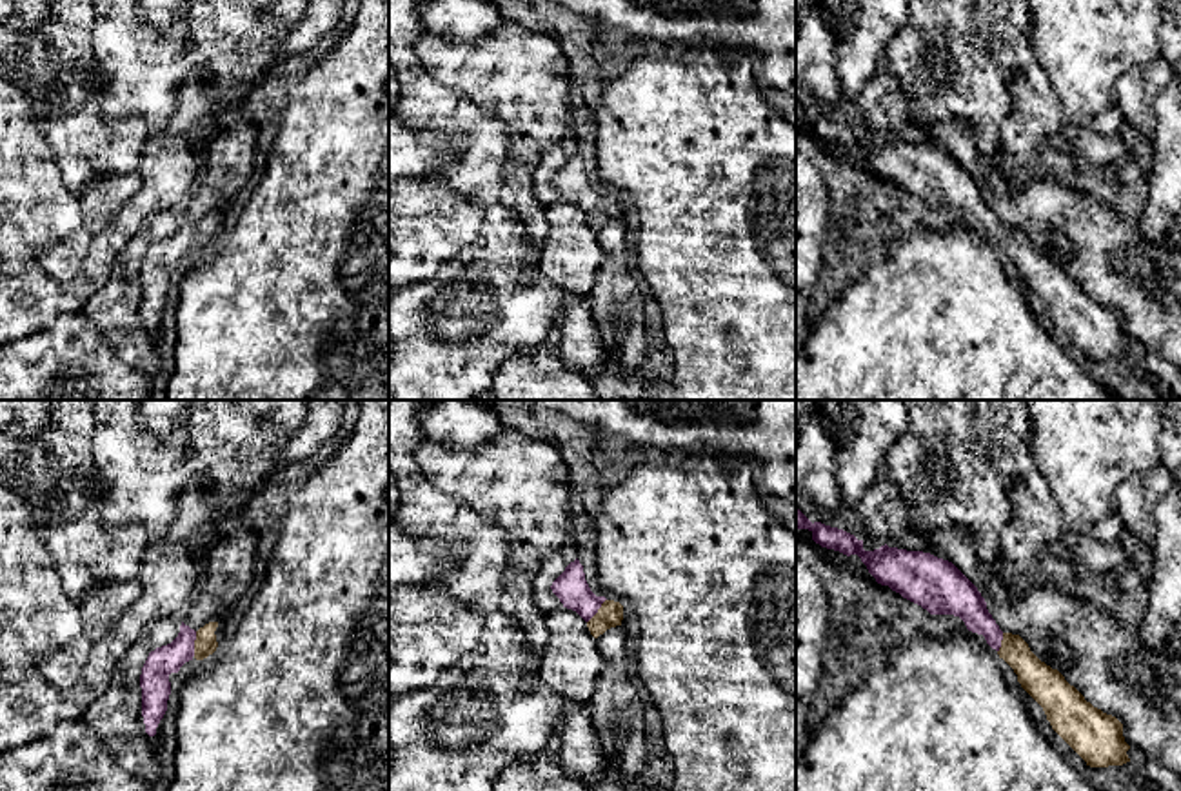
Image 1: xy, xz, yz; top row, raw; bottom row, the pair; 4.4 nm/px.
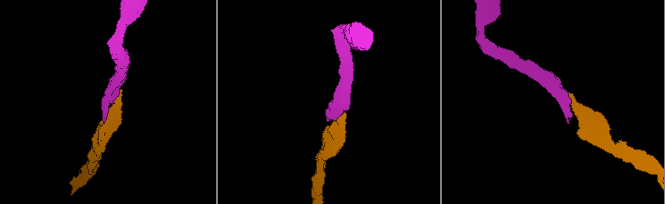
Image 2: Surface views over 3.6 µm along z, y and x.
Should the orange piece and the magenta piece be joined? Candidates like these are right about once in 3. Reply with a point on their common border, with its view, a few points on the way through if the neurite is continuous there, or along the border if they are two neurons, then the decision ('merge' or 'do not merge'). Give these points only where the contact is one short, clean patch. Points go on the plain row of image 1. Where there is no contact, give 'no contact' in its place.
xy (195, 237) | across xy (206, 237), (195, 237), (155, 277) | merge

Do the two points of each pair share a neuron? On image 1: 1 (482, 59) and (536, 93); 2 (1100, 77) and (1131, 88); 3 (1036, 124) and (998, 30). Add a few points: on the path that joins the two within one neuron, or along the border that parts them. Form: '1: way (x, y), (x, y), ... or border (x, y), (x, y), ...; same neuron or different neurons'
1: way (495, 62), (524, 82); same neuron
2: border (1151, 60), (1116, 80), (1123, 122); different neurons
3: way (1032, 100), (1027, 73), (1012, 53); same neuron

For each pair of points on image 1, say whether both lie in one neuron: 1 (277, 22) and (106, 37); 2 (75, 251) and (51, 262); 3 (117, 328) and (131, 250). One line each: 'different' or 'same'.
1: same
2: same
3: same

